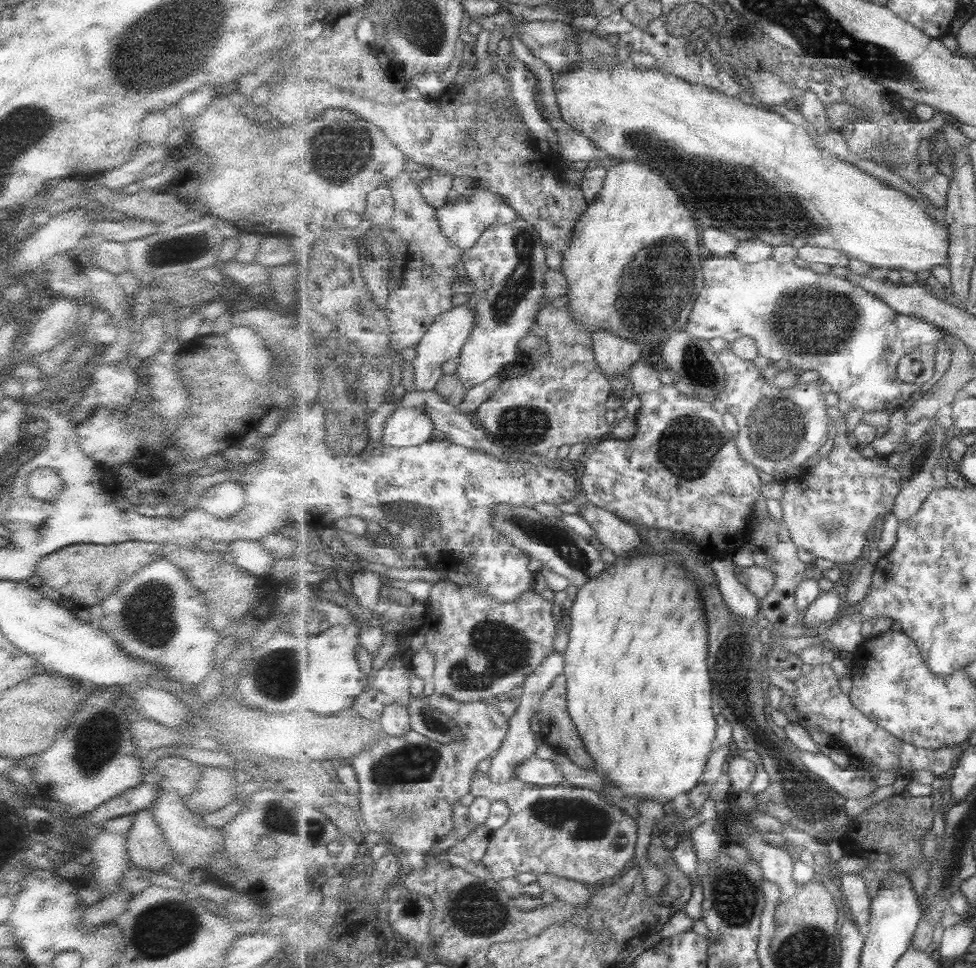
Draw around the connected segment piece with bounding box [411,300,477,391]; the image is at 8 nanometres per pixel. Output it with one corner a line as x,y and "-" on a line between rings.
462,300
457,303
455,308
438,316
438,319
422,338
422,342
415,348
416,356
411,361
414,370
415,391
429,391
436,388
436,384
445,376
441,372
441,366
449,360
460,358
460,352
475,328
476,320
476,310
471,305
465,305

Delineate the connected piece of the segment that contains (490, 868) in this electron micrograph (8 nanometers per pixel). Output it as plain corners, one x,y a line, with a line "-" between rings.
477,771
474,774
471,793
477,796
477,798
479,798
479,796
485,797
490,803
505,801
509,805
512,814
511,820
507,821
502,827
499,827
497,831
492,831
485,858
482,860
482,863
485,865
485,868
487,868
487,871
491,874
493,881
495,882
505,878
516,878
518,874
521,873
532,873
537,876
551,874
553,876
585,884
594,889
600,885
612,882
633,864
633,858
635,858
635,842
637,842
637,818
633,820
631,815
625,814
625,811
621,812
619,808
615,808
615,806
611,806
611,803
605,802
605,799
601,798
601,793
599,793
599,791
589,790
589,788
569,787
567,784
535,786
534,784
521,782
517,778
507,781
506,783
493,782
487,774

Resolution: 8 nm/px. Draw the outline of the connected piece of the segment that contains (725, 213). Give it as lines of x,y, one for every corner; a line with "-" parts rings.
583,59
571,71
565,74
553,75
553,84
556,102
563,115
563,120
567,124
590,138
605,154
609,154
614,161
633,162
639,160
651,168
660,170
661,174
667,176
671,186
679,192
683,202
687,206
691,206
691,212
695,214
695,220
703,228
713,226
713,228
729,232
731,236
735,236
741,241
762,240
771,244
773,248
783,245
794,246
797,249
807,245
833,248
844,252
850,260
867,262
867,264
872,264
874,268
891,270
903,268
916,273
931,270
935,266
948,266
950,259
950,230
944,221
931,219
924,208
919,204
915,204
905,192
891,187
885,181
866,174
863,170
859,170
857,166
854,166
853,163
839,160
837,155
824,151
812,138
813,131
810,127
805,128
805,126
793,124
783,114
778,114
768,107
763,108
755,104
746,104
740,99
729,96
727,93
719,92
718,89
703,84
691,84
674,74
667,74
656,68
648,71
638,70
630,59
625,62

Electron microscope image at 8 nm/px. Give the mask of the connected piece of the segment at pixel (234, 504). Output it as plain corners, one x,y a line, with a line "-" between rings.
236,475
225,482
208,486
196,505
217,518
230,519
245,504
242,484

